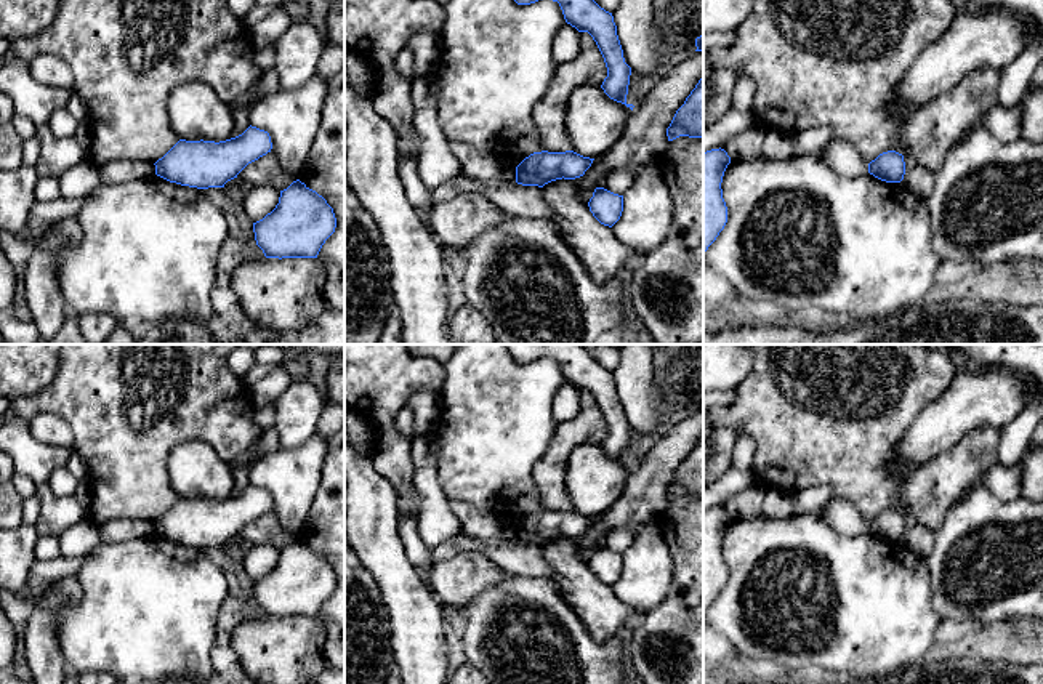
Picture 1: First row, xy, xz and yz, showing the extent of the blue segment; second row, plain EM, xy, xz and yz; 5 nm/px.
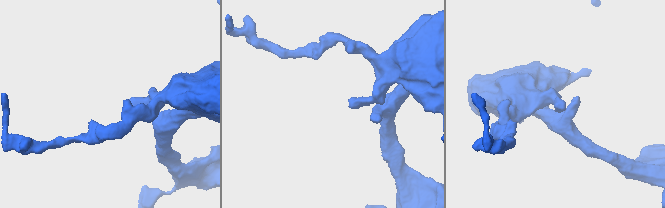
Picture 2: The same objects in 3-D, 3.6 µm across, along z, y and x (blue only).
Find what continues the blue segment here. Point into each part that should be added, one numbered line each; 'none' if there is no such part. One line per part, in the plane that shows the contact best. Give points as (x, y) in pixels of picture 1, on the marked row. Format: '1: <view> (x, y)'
none

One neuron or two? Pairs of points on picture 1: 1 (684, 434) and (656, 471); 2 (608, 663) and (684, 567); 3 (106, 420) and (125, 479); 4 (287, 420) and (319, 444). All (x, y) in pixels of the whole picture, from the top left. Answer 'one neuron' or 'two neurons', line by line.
1: one neuron
2: two neurons
3: one neuron
4: two neurons

